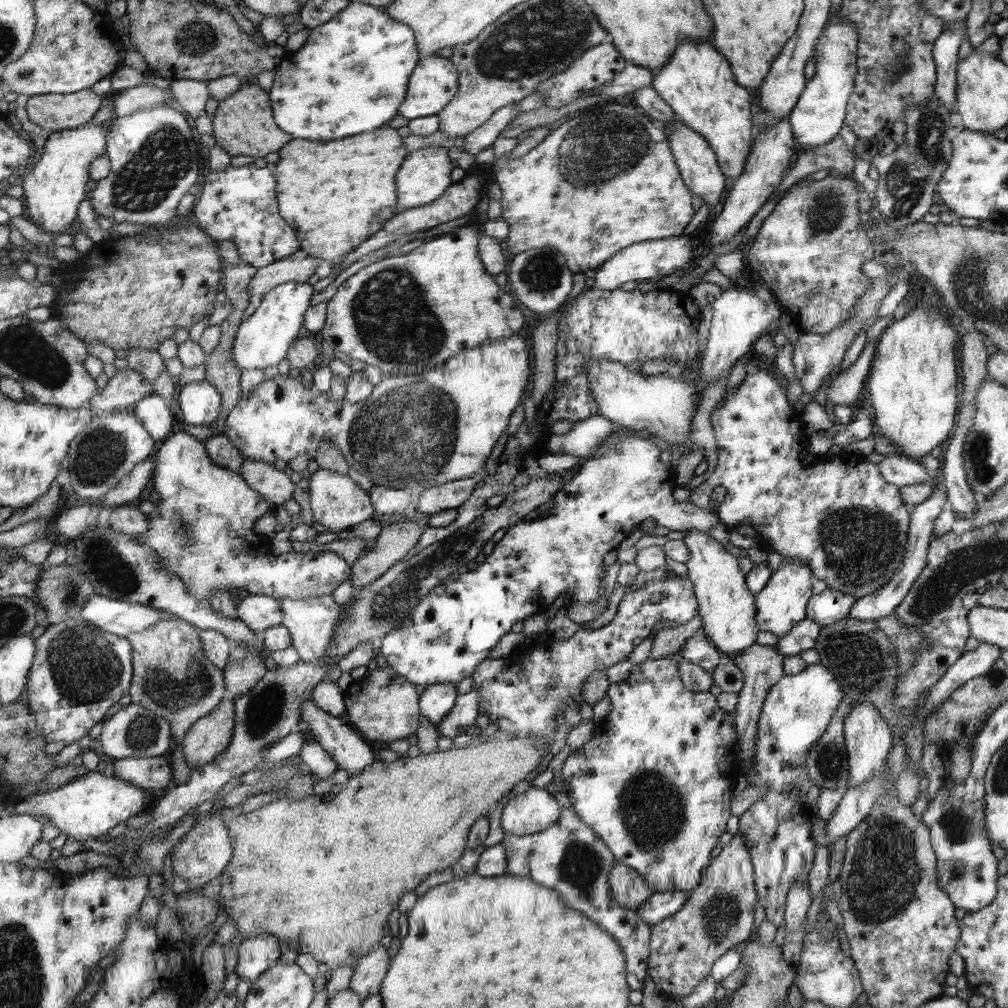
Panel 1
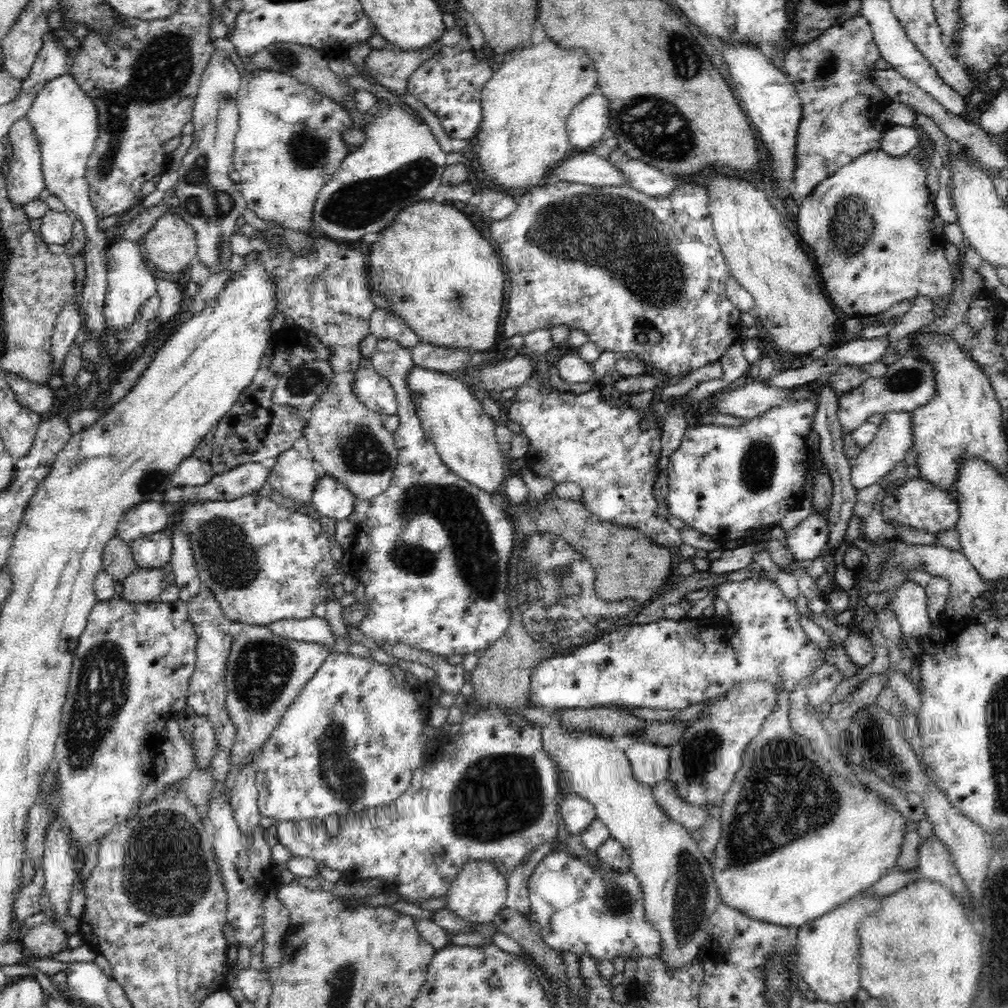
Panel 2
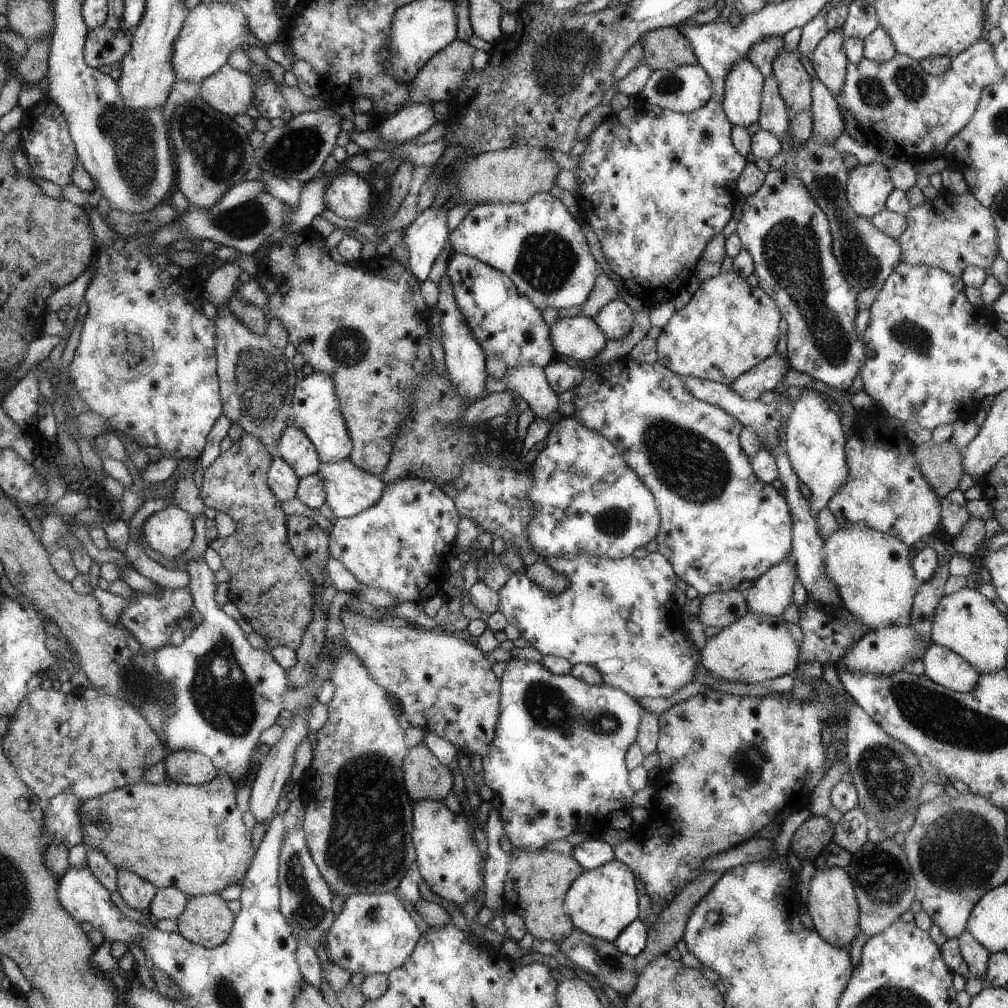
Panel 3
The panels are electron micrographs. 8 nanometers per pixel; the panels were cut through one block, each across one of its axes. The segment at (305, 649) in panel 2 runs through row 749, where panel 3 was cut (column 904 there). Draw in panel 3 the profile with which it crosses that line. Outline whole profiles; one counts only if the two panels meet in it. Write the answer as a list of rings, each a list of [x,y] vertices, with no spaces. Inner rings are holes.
[[[938,192],[934,198],[926,199],[924,204],[911,208],[905,217],[906,230],[897,238],[905,262],[942,268],[960,277],[967,266],[983,269],[992,266],[999,255],[992,211],[982,206],[970,192],[960,196]]]

